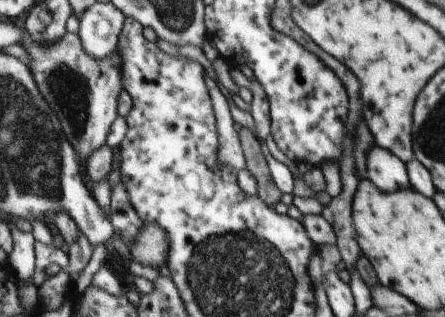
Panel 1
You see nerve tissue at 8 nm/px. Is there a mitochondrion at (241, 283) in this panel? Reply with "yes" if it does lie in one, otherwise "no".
yes

